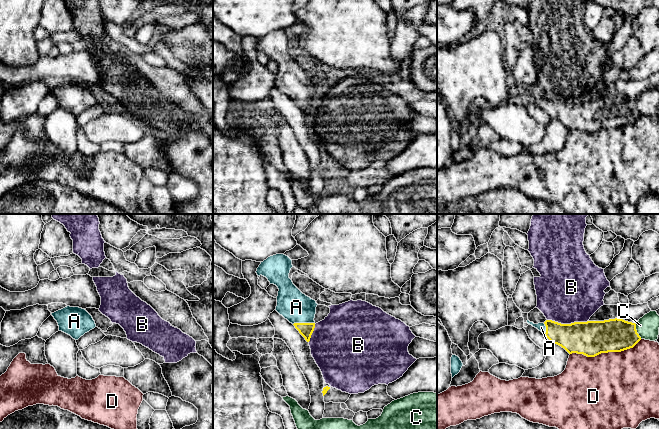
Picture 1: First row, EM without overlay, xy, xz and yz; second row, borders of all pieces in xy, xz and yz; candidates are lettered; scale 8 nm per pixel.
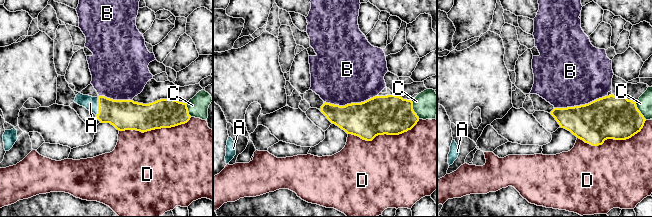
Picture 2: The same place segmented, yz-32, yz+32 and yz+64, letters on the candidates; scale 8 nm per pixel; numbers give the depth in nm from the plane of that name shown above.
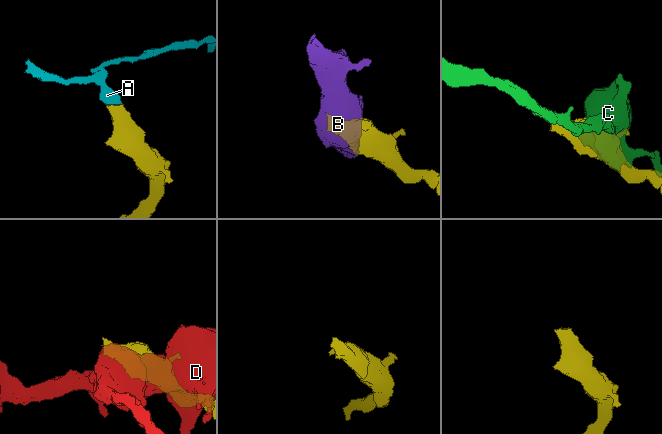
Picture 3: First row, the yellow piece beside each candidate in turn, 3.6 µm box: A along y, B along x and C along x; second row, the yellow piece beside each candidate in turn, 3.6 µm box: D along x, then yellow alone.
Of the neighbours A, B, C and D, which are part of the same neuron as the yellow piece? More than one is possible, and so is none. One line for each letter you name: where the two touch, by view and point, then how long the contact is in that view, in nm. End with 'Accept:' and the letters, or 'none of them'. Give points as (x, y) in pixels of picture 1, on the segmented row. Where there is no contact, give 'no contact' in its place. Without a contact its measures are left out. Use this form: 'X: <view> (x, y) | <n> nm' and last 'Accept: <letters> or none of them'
A: xz (303, 323) | 180 nm
Accept: A

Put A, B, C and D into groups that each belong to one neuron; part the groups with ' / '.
A / B / C / D

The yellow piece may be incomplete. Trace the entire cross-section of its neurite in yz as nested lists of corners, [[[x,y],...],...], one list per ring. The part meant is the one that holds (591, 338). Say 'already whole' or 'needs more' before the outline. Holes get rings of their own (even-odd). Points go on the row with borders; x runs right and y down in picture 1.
needs more; [[[618,318],[571,324],[561,324],[552,320],[538,324],[527,320],[527,323],[569,354],[577,353],[587,357],[621,352],[633,348],[641,340],[635,323]]]

